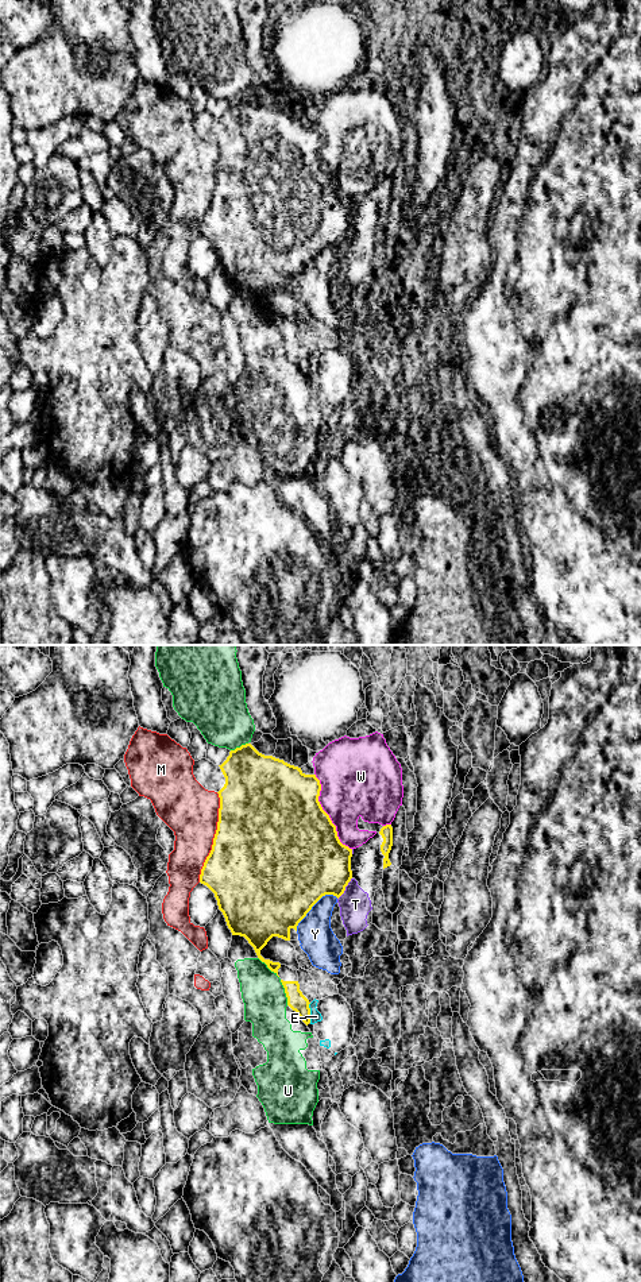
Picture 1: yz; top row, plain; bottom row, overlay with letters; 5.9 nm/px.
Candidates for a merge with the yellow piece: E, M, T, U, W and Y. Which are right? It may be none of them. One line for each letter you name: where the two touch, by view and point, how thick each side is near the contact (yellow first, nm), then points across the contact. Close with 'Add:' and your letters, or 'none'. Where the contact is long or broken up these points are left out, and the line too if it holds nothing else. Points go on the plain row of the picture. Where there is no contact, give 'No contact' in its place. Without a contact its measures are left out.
Add: none

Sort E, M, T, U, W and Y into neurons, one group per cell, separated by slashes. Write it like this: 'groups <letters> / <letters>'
groups E / M / T / U / W / Y

